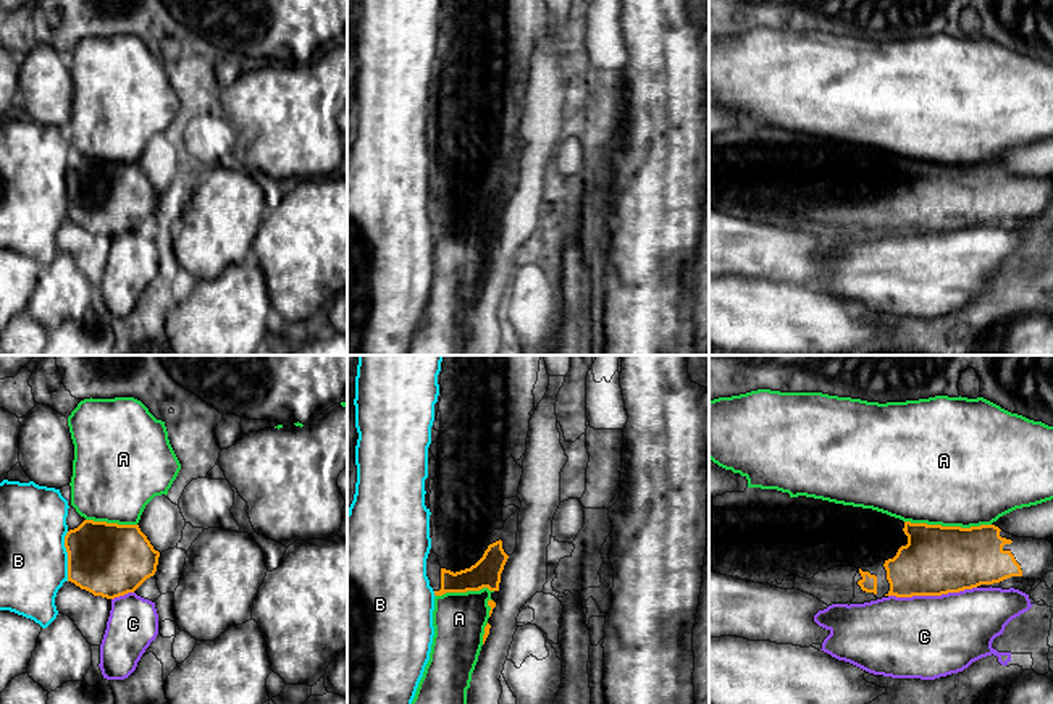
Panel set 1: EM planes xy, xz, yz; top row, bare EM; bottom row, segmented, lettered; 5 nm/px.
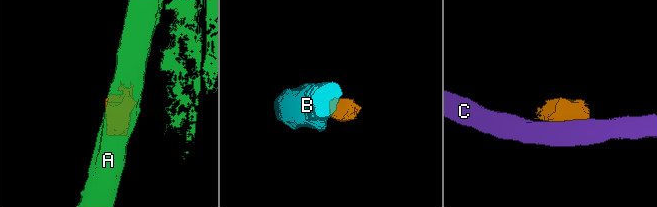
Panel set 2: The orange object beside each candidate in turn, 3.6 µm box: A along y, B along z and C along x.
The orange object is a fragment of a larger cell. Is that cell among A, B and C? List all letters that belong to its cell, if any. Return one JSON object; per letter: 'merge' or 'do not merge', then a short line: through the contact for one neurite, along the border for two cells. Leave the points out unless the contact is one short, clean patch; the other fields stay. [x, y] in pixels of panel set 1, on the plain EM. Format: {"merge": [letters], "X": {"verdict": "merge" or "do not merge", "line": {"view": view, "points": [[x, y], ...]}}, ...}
{"merge": [], "A": {"verdict": "do not merge"}, "B": {"verdict": "do not merge", "line": {"view": "xy", "points": [[68, 170], [65, 175], [67, 218]]}}, "C": {"verdict": "do not merge", "line": {"view": "yz", "points": [[976, 225], [940, 233], [889, 234]]}}}

